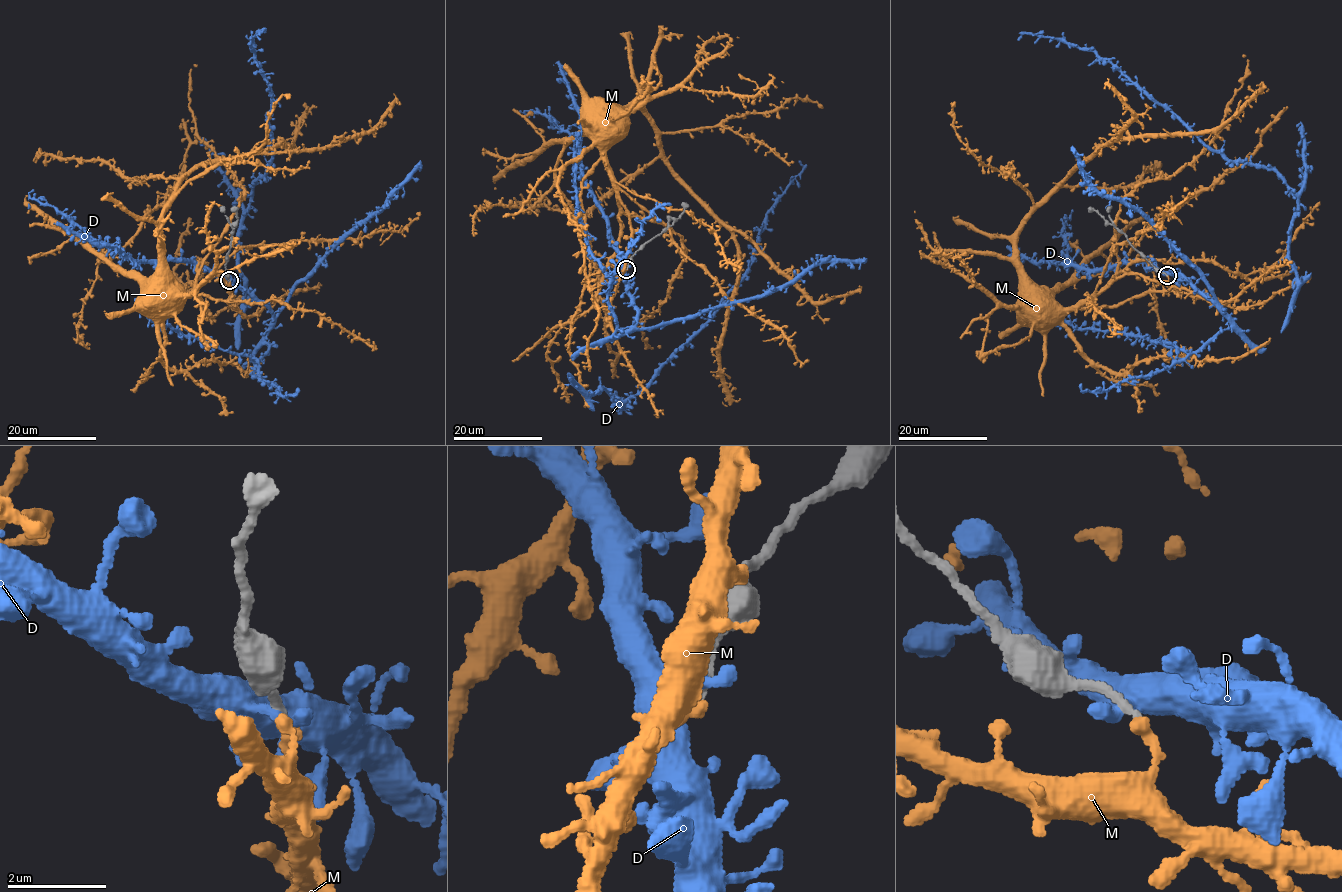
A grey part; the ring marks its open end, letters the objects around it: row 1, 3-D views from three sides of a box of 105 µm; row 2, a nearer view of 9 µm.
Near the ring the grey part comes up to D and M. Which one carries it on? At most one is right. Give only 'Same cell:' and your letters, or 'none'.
Same cell: none

